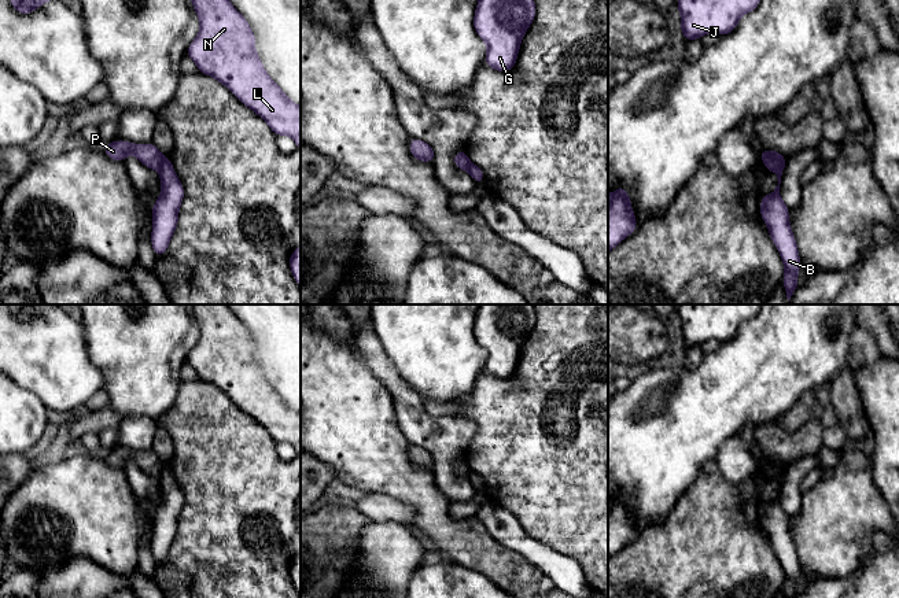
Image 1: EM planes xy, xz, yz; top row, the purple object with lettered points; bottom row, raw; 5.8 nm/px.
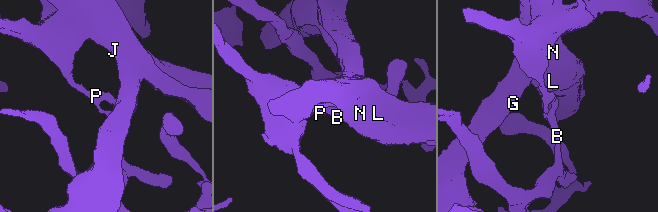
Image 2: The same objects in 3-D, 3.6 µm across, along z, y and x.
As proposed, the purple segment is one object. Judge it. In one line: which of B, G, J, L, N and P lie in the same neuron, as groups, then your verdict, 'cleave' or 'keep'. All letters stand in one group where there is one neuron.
groups B G J L N / P; cleave

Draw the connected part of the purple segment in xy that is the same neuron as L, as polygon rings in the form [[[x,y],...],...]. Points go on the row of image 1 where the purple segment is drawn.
[[[191,0],[198,14],[200,30],[196,38],[189,44],[187,55],[196,63],[198,71],[214,77],[224,84],[246,107],[257,112],[272,129],[275,136],[288,134],[301,150],[301,107],[292,103],[285,93],[268,75],[262,62],[255,51],[255,36],[250,23],[229,3],[229,0]]]

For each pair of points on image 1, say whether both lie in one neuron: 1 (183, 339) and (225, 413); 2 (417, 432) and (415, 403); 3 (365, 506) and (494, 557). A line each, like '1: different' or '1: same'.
1: different
2: same
3: different

